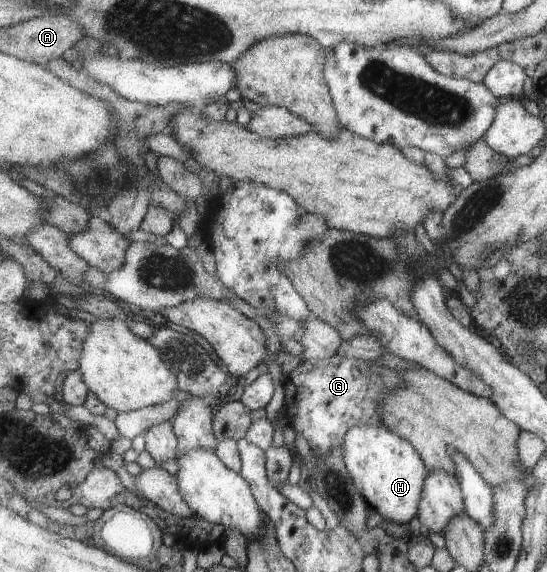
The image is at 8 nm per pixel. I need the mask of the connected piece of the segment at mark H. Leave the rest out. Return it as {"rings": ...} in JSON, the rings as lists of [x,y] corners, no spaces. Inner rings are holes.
{"rings":[[[383,423],[379,426],[361,424],[349,430],[342,449],[352,483],[359,490],[359,494],[365,497],[367,504],[383,519],[408,525],[418,516],[429,470],[416,446],[397,436],[396,431],[389,430]]]}

